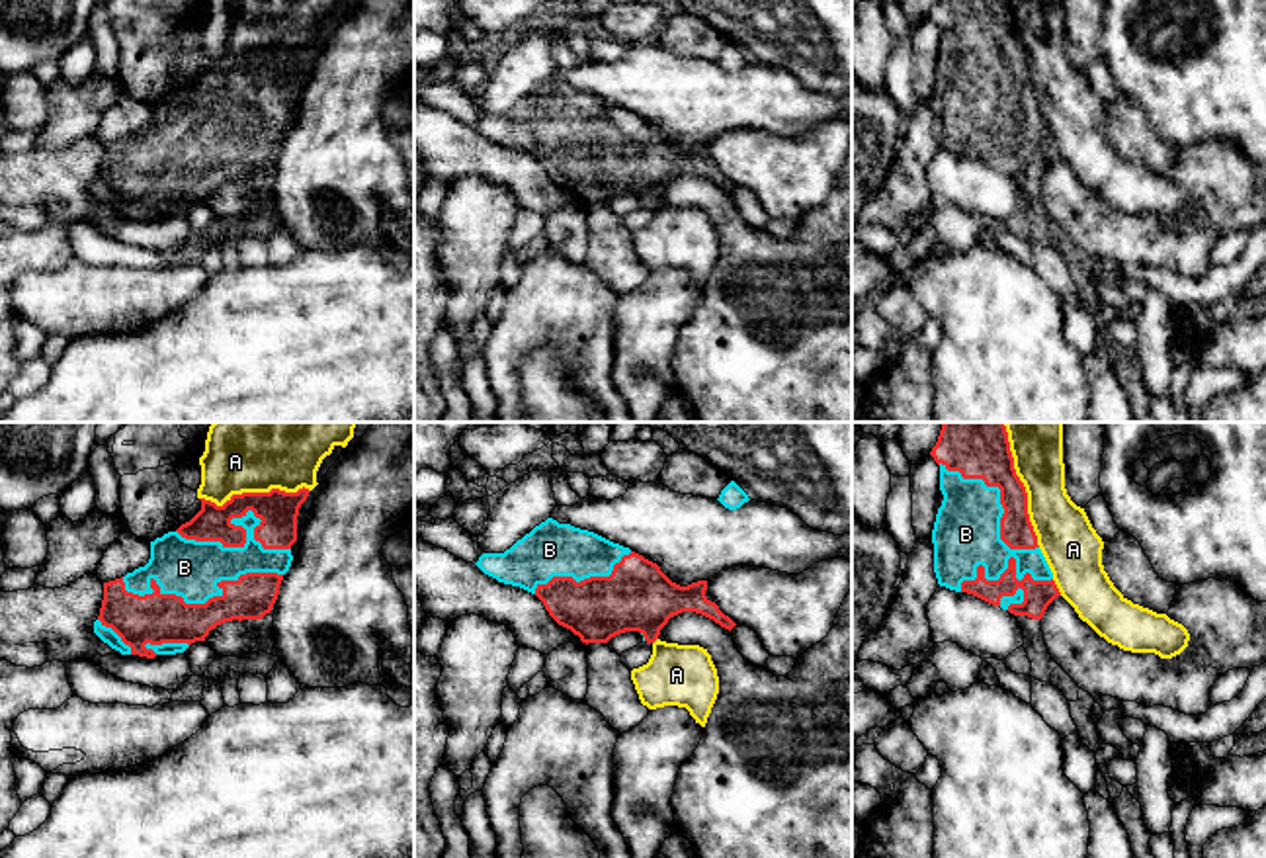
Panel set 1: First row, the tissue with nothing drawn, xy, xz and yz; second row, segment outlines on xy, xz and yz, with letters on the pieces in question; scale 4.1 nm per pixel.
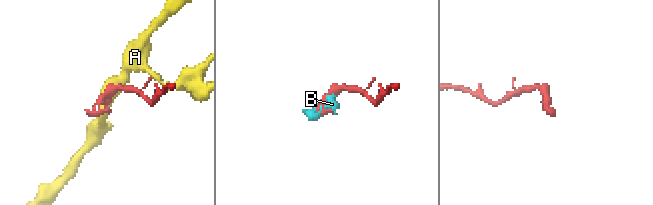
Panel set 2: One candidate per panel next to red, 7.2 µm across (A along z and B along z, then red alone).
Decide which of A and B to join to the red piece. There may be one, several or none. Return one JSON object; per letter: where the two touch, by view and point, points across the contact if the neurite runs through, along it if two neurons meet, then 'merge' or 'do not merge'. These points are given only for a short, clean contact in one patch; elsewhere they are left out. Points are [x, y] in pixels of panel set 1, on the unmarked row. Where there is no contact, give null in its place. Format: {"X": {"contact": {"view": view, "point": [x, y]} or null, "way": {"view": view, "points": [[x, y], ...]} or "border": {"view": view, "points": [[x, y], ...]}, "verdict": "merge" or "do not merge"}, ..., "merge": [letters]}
{"A": {"contact": {"view": "xy", "point": [254, 55]}, "verdict": "do not merge"}, "B": {"contact": {"view": "xy", "point": [198, 167]}, "verdict": "merge"}, "merge": ["B"]}

